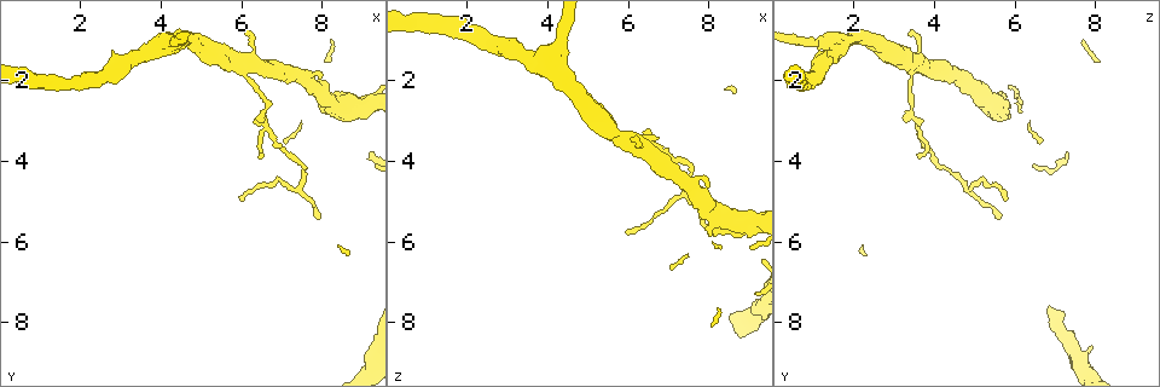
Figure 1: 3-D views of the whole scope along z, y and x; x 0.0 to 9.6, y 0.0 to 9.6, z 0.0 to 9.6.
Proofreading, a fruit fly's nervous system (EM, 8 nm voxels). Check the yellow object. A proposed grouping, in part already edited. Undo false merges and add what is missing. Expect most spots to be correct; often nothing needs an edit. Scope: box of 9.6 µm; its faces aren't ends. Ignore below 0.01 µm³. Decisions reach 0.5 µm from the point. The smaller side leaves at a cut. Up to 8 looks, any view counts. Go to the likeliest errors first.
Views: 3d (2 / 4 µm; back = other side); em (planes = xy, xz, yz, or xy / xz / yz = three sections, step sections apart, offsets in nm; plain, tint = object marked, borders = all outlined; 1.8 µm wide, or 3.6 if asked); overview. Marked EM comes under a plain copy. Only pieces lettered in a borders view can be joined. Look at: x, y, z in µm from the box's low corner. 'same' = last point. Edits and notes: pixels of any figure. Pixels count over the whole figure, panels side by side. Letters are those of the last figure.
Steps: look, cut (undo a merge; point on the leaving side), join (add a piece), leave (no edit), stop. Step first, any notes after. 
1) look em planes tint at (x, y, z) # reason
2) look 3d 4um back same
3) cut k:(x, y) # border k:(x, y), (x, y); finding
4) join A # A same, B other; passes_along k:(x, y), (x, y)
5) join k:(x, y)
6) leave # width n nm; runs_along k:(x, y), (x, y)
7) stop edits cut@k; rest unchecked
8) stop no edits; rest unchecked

look 3d 4um back at (6.40, 3.85, 3.55) # an open end

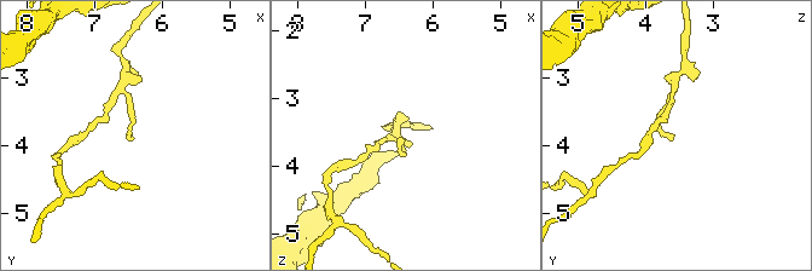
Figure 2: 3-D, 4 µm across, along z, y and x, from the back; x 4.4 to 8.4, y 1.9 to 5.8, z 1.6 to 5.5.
look em 3.6um xy step 4 borders at (6.50, 3.90, 3.60)

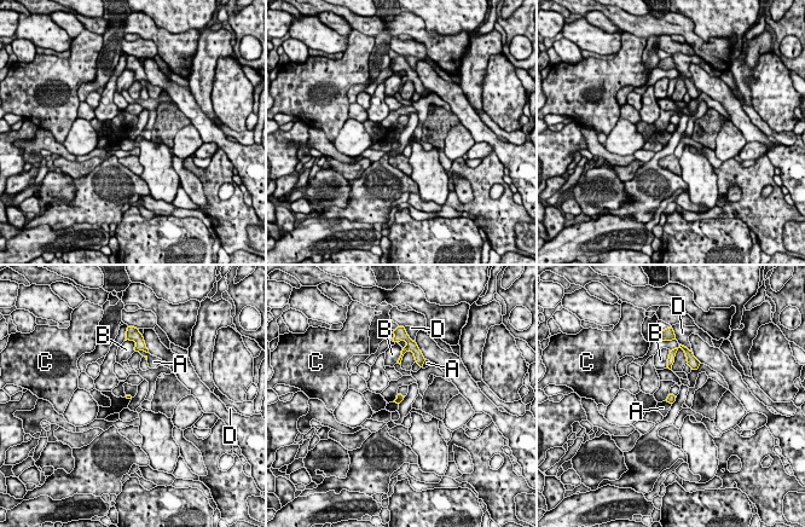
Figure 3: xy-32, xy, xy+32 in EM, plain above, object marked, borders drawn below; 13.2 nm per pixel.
look em 3.6um planes borders same # cut it another way

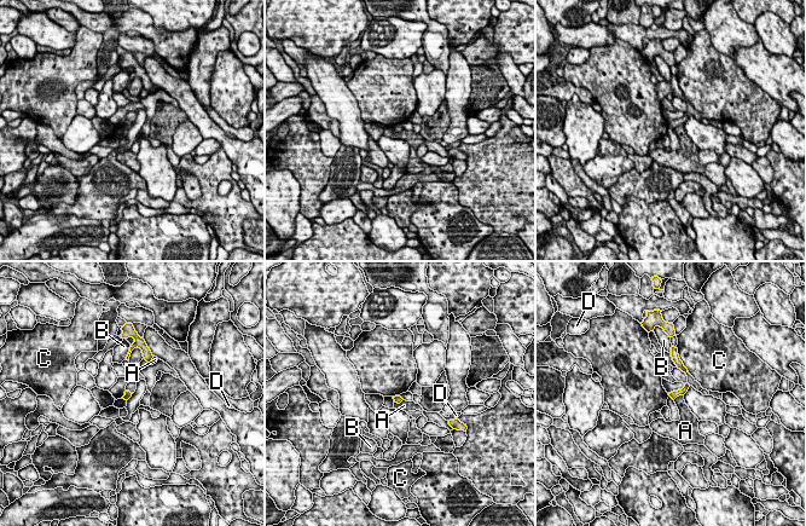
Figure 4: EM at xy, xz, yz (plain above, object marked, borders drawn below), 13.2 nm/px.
leave # width 100 nm; longest_contact C 260 nm; A other, B other, C other, D other; no lettered piece goes on from it

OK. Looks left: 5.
look 3d 4um at (5.85, 1.55, 3.40) # four arms meet

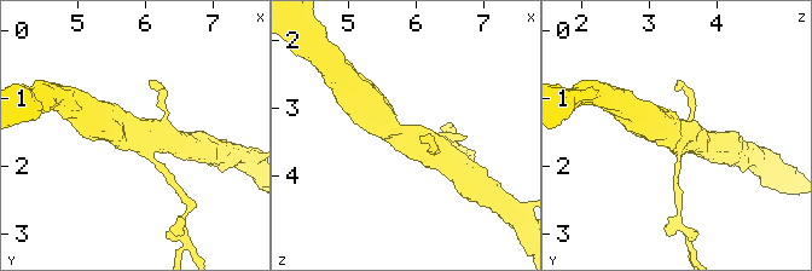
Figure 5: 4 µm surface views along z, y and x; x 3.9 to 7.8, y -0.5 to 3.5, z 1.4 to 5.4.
look em xy step 16 tint at (5.80, 1.65, 3.40) # arms 4; need the tissue

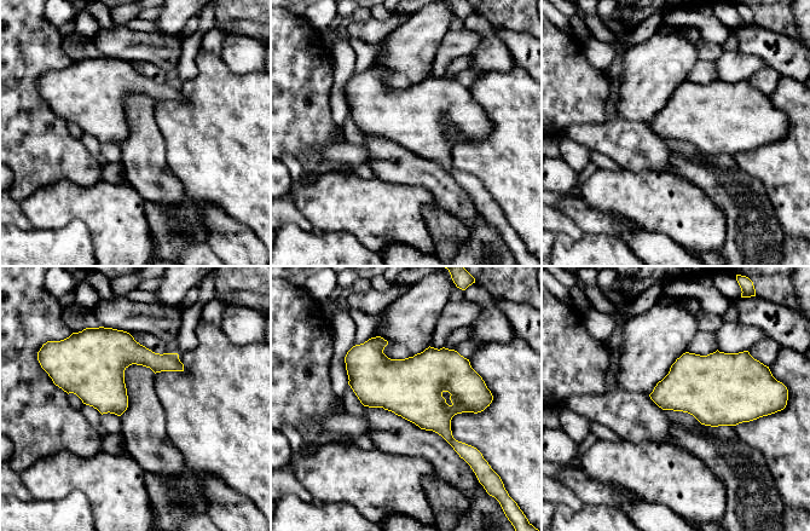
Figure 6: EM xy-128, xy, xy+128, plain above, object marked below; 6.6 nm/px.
look em planes borders same # cut it another way

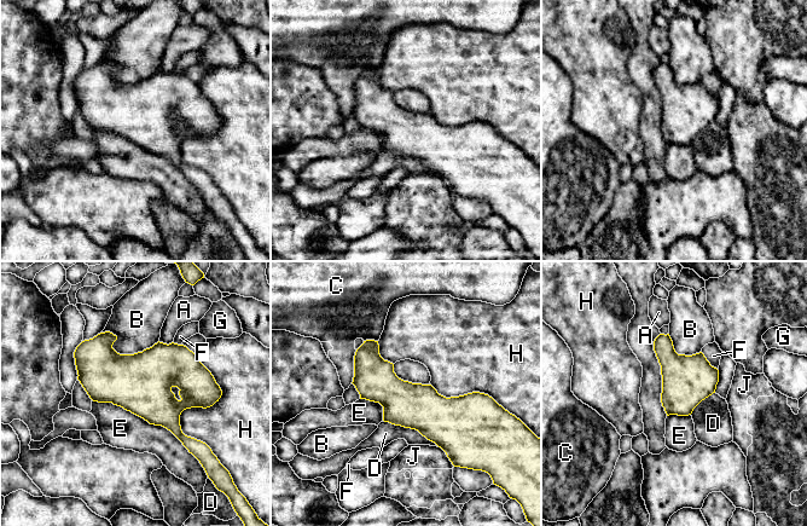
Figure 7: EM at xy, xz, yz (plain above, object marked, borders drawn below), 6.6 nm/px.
leave # A other, B other, C other, D other, E other, F other, G other, H other, J other; border 7:(92, 399), (166, 427), (195, 456); one neuron here

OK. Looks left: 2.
look em planes tint at (7.90, 5.45, 5.55) # branch stops here

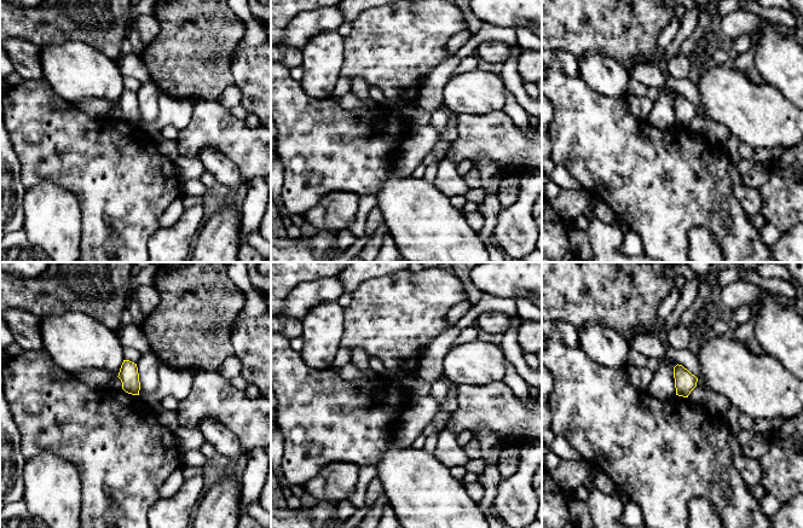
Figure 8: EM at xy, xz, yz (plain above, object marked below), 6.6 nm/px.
look em planes borders same

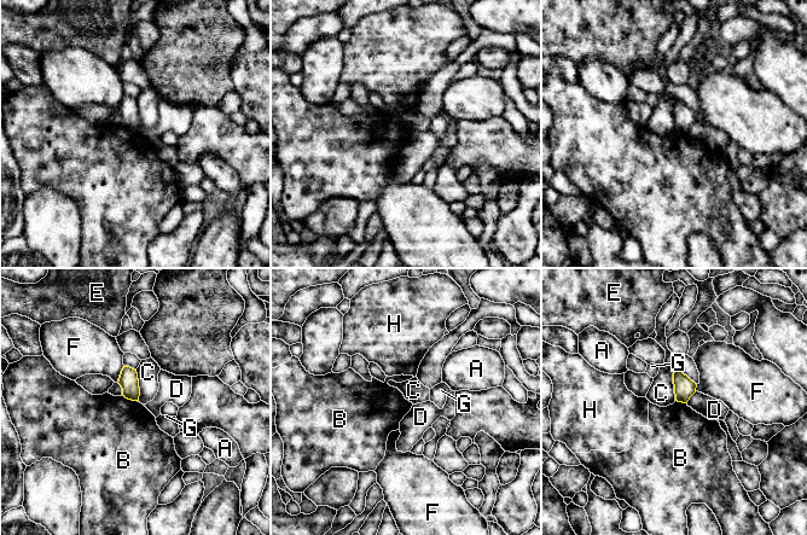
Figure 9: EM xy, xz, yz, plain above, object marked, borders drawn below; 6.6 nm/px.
leave # A other, B other, C other, D other, E other, F other, G other, H other; border 9:(123, 395), (137, 401); none of them fits

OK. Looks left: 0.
stop no edits; rest unchecked

